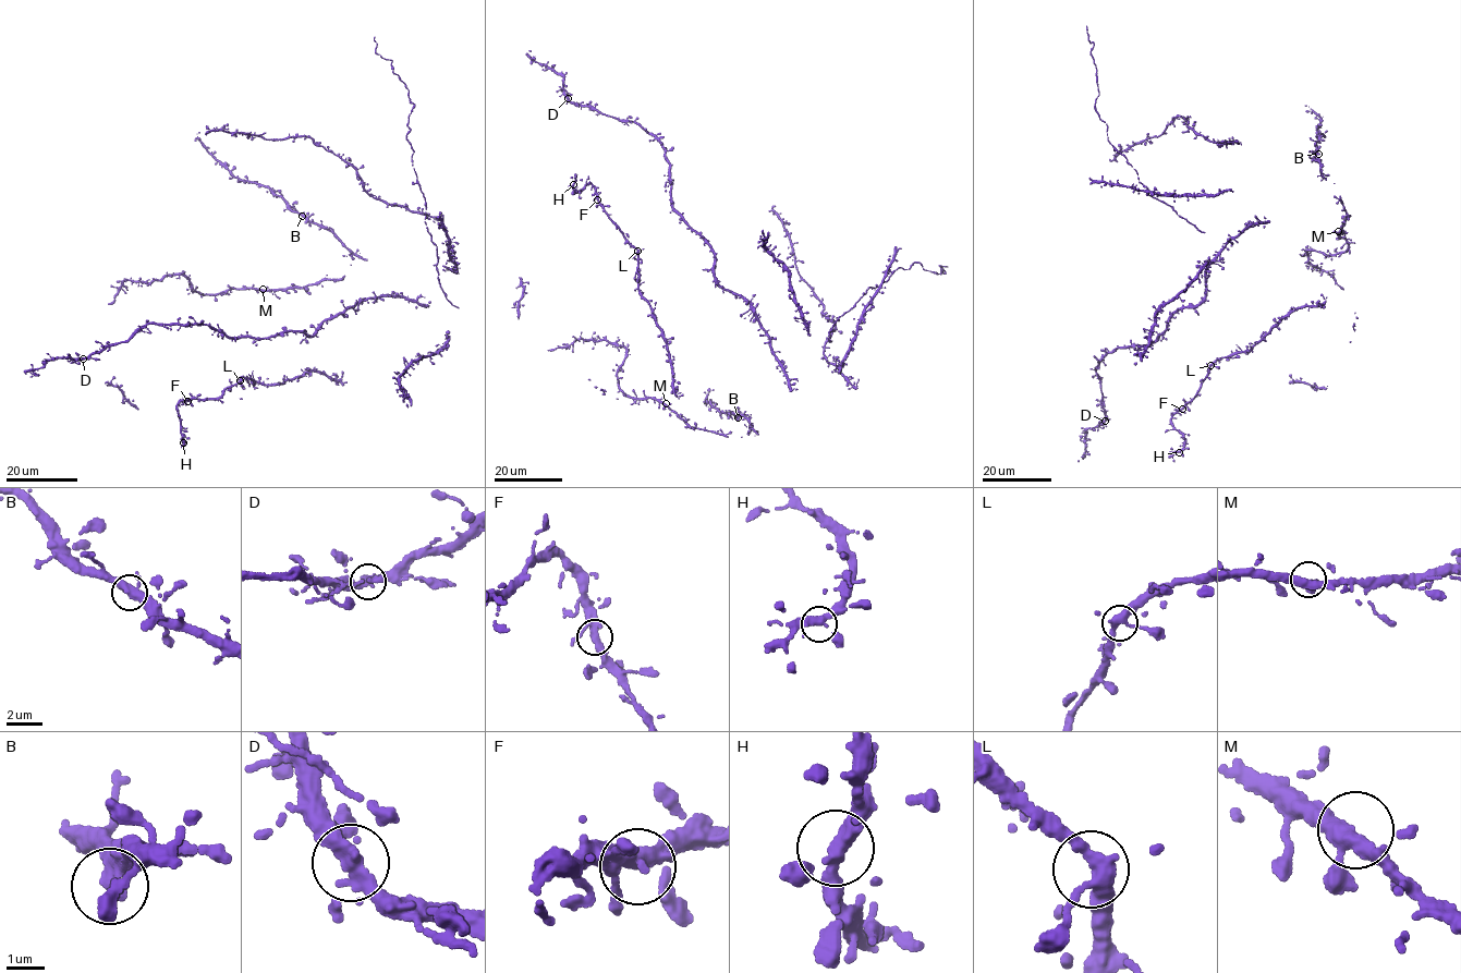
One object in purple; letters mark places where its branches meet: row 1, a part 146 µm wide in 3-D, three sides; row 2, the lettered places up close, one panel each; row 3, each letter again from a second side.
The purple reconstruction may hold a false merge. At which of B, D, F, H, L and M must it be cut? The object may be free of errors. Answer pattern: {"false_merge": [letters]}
{"false_merge": []}

